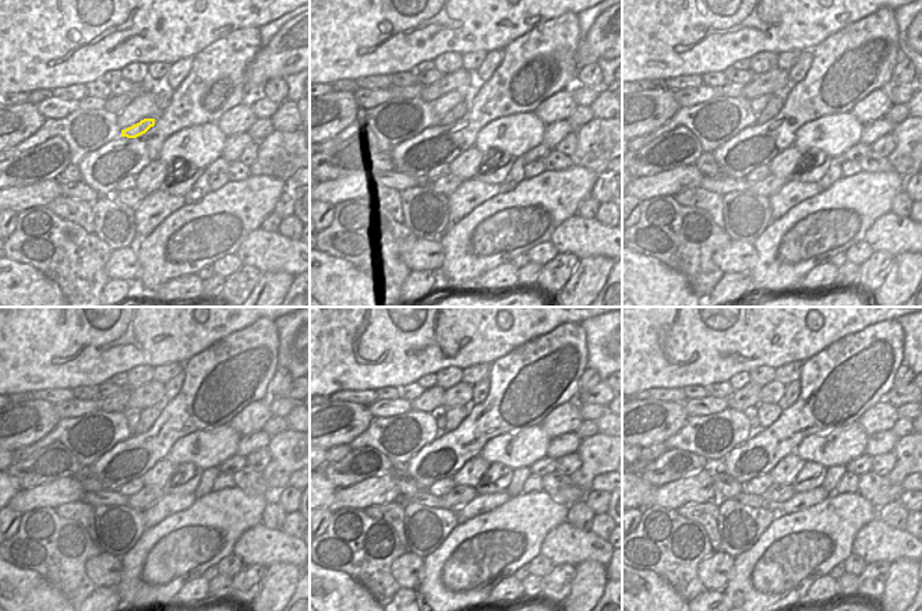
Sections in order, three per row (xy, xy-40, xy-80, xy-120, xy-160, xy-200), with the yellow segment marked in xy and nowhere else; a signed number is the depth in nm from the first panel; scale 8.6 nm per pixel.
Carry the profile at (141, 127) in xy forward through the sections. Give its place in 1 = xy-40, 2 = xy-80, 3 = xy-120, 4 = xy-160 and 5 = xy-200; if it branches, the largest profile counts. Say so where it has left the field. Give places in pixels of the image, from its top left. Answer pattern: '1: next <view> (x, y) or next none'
1: next xy-40 (459, 110)
2: next xy-80 (774, 105)
3: next xy-120 (148, 416)
4: next xy-160 (455, 415)
5: next xy-200 (766, 413)

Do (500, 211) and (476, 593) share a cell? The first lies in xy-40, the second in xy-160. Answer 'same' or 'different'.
same

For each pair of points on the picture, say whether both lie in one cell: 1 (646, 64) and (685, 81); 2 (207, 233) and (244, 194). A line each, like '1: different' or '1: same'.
1: different
2: same

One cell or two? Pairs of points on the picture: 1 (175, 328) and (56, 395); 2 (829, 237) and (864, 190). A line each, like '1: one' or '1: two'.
1: two
2: one

